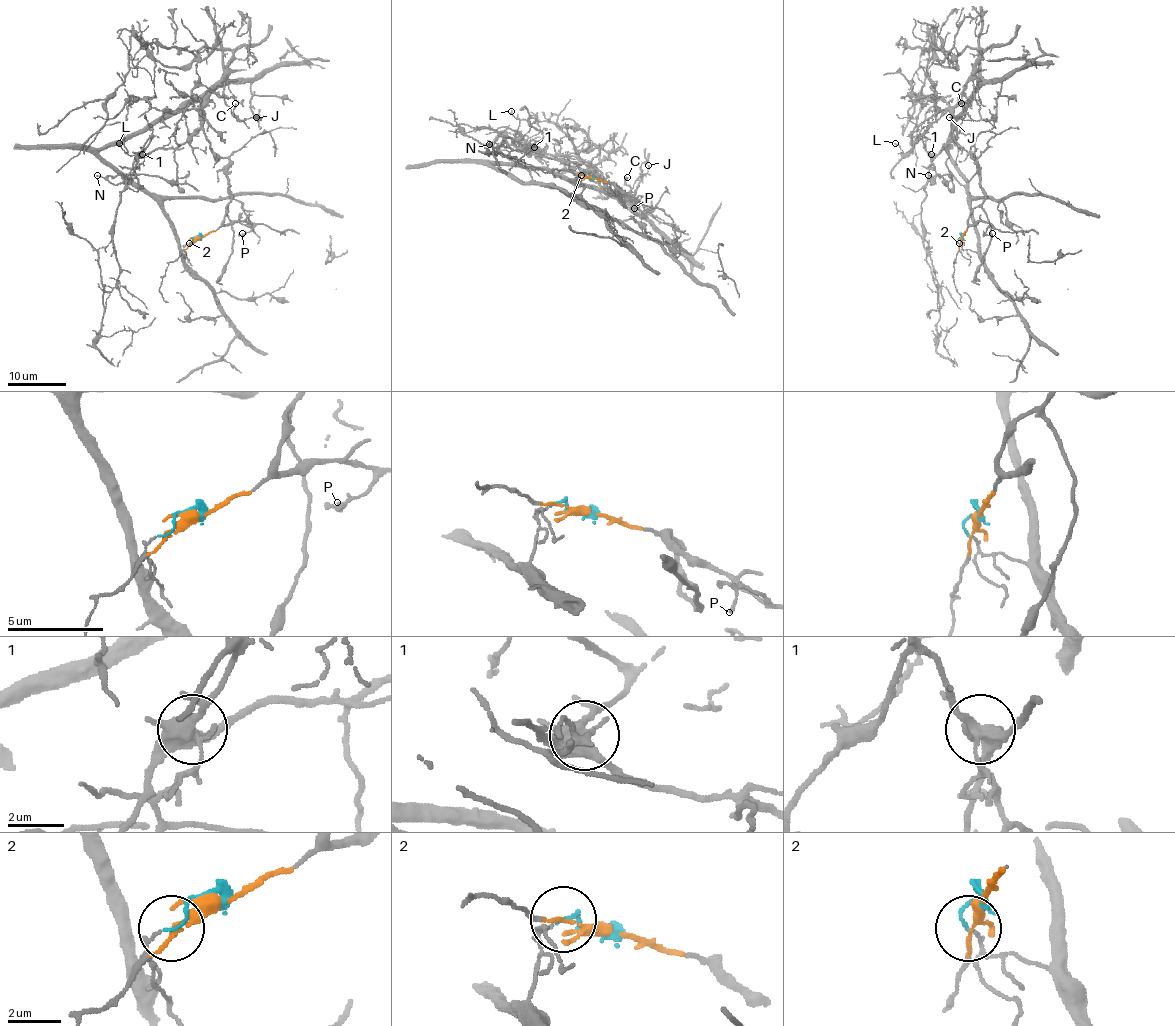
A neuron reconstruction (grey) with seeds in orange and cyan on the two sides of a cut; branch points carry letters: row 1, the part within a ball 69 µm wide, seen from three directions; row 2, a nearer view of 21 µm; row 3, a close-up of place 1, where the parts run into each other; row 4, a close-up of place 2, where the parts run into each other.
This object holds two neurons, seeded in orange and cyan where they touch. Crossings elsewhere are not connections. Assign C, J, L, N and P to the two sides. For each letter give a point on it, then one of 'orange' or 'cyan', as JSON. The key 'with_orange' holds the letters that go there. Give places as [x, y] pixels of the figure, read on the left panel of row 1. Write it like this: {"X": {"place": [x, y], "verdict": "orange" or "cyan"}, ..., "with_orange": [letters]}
{"C": {"place": [235, 103], "verdict": "orange"}, "J": {"place": [256, 117], "verdict": "orange"}, "L": {"place": [119, 143], "verdict": "orange"}, "N": {"place": [97, 175], "verdict": "cyan"}, "P": {"place": [242, 233], "verdict": "orange"}, "with_orange": ["C", "J", "L", "P"]}

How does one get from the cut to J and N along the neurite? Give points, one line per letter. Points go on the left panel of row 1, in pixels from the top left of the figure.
J: (199, 237), (221, 224), (231, 198), (228, 158), (211, 150), (203, 104), (221, 81), (234, 118), (256, 118)
N: (199, 237), (195, 236), (183, 251), (179, 249), (179, 236), (173, 221), (132, 175), (104, 177), (97, 175)

